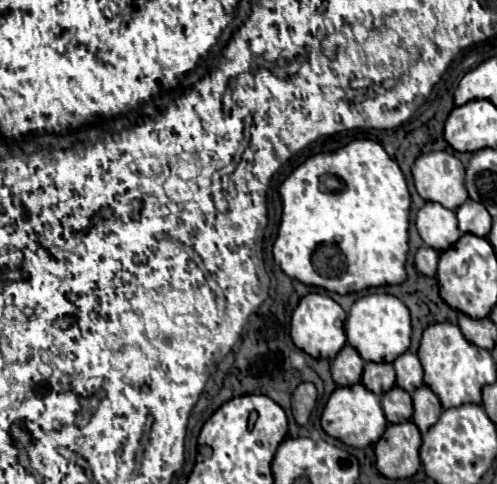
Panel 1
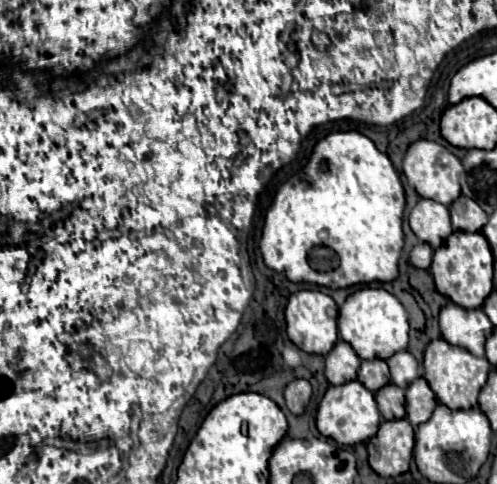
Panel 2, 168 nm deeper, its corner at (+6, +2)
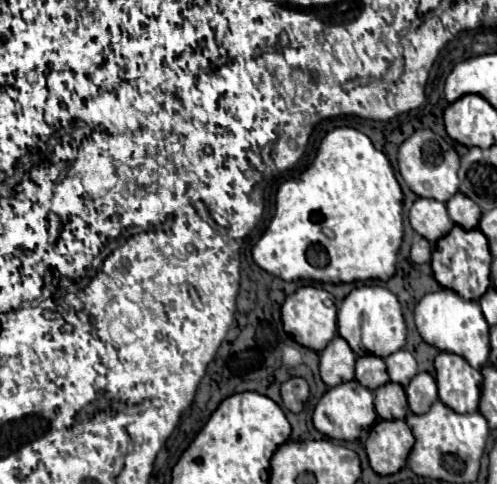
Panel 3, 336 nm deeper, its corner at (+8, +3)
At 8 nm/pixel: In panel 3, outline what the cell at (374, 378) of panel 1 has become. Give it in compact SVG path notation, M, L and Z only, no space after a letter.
M368 355L368 357L358 357L356 359L356 381L360 381L360 385L368 387L368 389L378 389L380 385L388 383L388 373L386 373L386 365L384 359L376 357L376 355Z

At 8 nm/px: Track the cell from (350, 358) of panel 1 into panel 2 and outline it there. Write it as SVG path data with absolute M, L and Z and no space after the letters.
M338 340L334 344L334 350L330 350L330 354L326 356L326 378L334 386L356 380L358 366L360 358L352 350L352 346L346 344L344 340Z

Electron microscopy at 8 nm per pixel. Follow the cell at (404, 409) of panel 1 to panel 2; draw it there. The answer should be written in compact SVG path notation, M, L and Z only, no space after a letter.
M386 384L382 390L374 394L374 398L378 402L378 410L382 412L384 420L398 420L406 416L406 402L402 388L394 384Z

